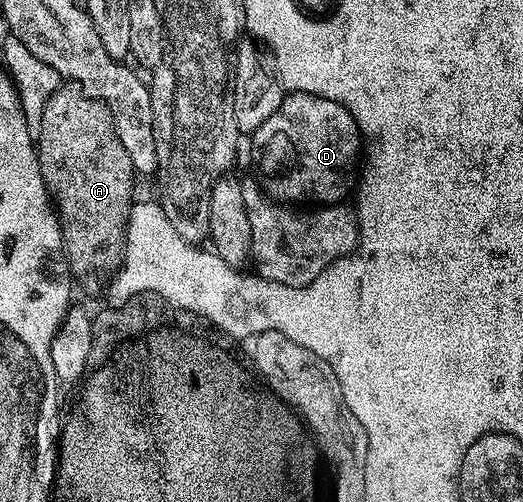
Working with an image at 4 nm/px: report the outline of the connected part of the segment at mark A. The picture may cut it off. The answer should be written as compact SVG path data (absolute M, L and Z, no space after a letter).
M62 85L57 88L55 93L47 101L47 109L43 109L43 121L41 126L36 128L35 142L37 145L37 160L41 176L45 182L45 188L49 190L49 198L56 210L58 219L61 220L61 245L65 248L65 259L69 263L69 270L78 280L85 279L88 275L91 277L101 277L101 269L107 268L109 264L119 262L125 250L125 222L129 219L129 208L134 202L133 179L135 172L131 165L131 157L127 157L127 149L123 149L123 141L115 133L115 125L107 105L100 99L93 99L86 95L80 87L76 85Z

